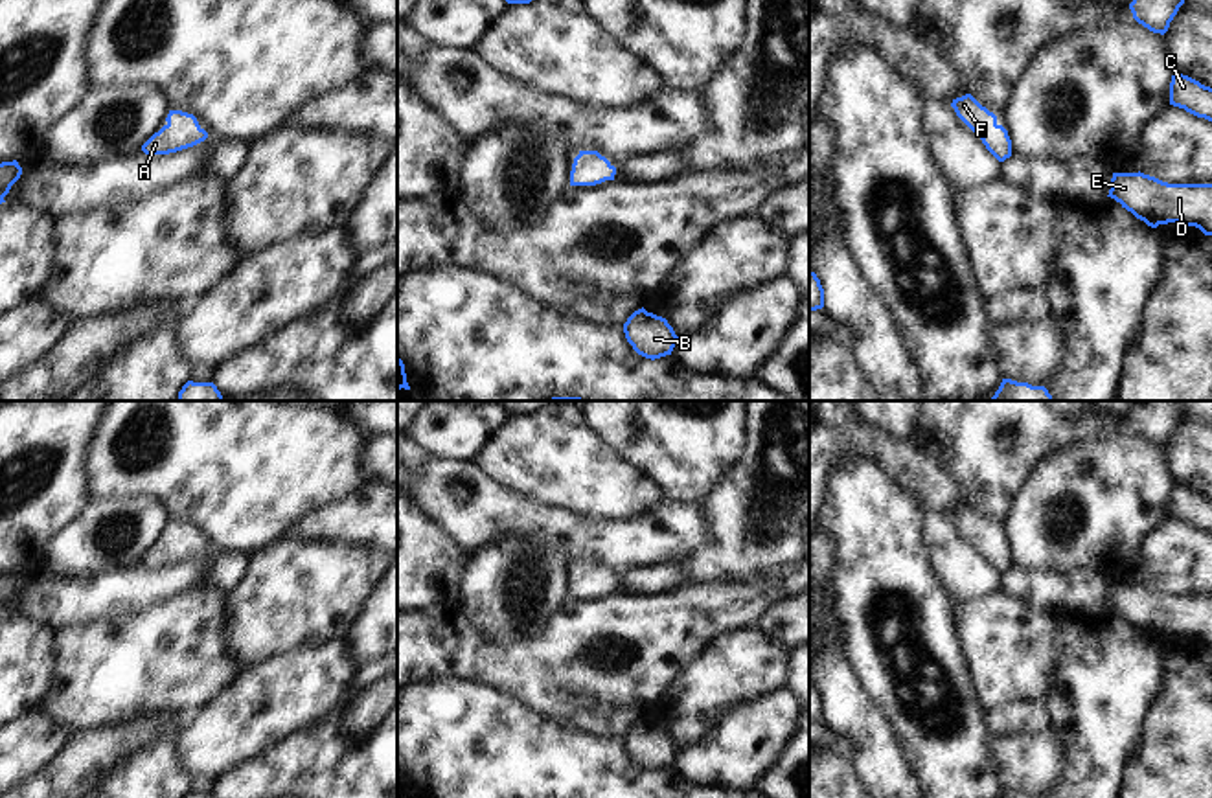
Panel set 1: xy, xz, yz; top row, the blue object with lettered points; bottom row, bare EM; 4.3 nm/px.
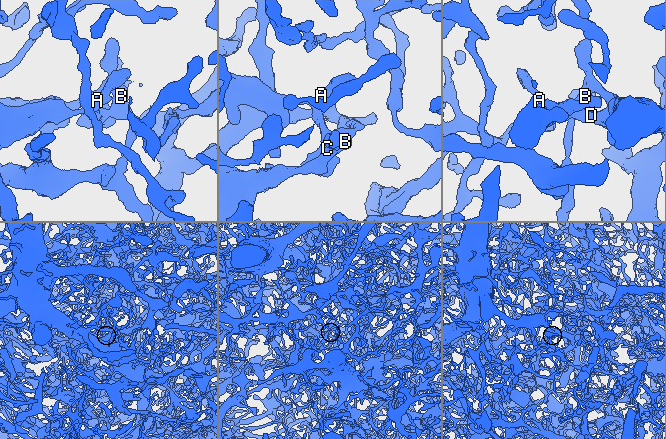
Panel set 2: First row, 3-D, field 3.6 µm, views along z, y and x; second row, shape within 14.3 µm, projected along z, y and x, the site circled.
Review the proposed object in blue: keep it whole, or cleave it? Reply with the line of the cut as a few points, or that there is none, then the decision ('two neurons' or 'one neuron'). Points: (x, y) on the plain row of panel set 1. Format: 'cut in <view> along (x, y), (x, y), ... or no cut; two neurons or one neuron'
no cut; one neuron

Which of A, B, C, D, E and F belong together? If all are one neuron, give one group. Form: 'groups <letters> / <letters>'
groups A B C D E F

